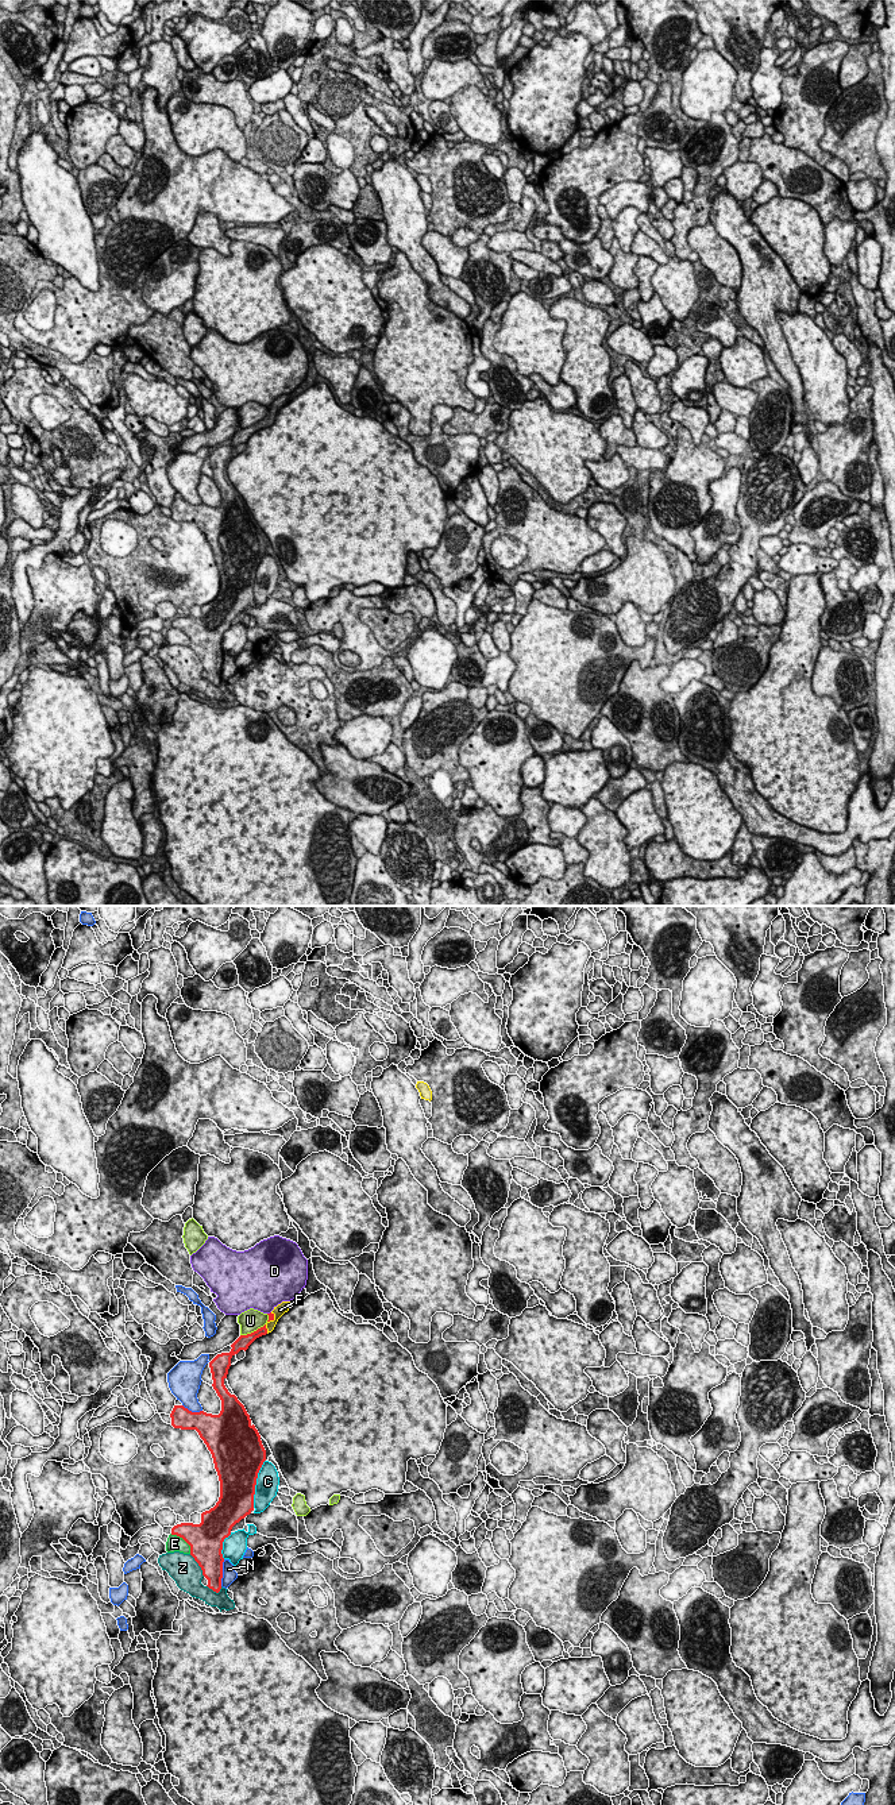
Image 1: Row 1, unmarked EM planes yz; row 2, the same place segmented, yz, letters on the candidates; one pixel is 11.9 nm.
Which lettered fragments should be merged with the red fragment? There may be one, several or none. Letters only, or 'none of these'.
F

